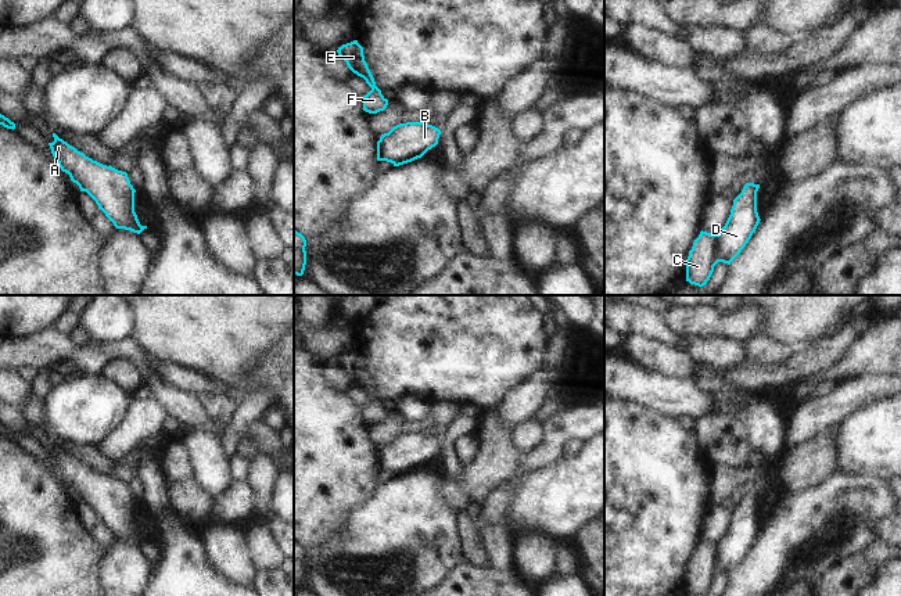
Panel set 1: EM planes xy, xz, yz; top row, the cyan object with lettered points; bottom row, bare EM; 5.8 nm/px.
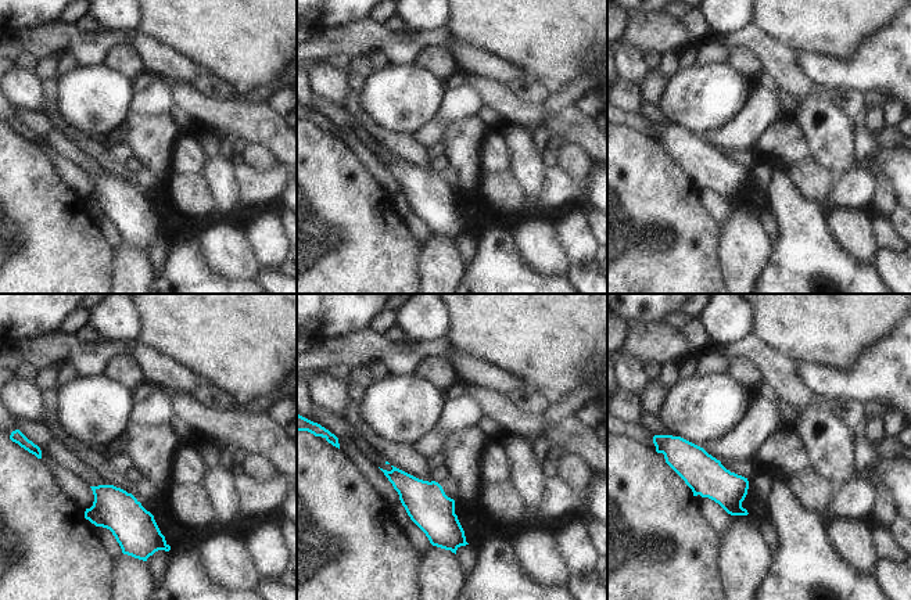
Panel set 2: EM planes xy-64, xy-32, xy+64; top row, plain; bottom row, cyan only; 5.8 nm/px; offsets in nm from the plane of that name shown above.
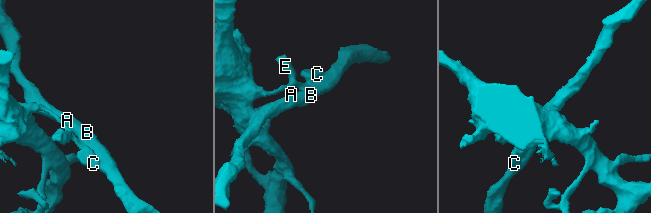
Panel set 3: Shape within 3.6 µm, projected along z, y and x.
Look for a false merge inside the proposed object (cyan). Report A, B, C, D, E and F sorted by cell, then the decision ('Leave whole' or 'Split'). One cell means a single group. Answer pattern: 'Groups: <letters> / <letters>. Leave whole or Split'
Groups: A B C D E F. Leave whole

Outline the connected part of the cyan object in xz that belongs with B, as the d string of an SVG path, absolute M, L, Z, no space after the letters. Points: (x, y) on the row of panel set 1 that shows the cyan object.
M406 122L381 134L377 141L377 161L399 166L421 158L438 144L441 130L426 122Z

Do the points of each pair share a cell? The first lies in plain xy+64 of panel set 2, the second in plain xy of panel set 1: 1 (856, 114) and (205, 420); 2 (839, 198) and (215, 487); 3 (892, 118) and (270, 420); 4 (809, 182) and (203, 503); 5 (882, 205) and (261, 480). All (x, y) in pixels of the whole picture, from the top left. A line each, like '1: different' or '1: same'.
1: different
2: different
3: same
4: same
5: same

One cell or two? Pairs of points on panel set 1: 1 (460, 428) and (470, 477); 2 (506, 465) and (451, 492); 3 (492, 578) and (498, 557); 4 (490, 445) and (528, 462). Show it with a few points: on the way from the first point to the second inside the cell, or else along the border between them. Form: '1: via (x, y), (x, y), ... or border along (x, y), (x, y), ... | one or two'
1: border along (463, 465), (455, 477), (444, 474) | two
2: via (492, 466), (465, 489) | one
3: border along (491, 566), (499, 570), (512, 570) | two
4: border along (521, 455), (517, 470), (509, 478) | two

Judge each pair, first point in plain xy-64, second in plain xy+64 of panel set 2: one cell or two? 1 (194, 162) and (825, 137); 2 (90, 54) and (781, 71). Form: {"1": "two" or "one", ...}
{"1": "two", "2": "one"}

